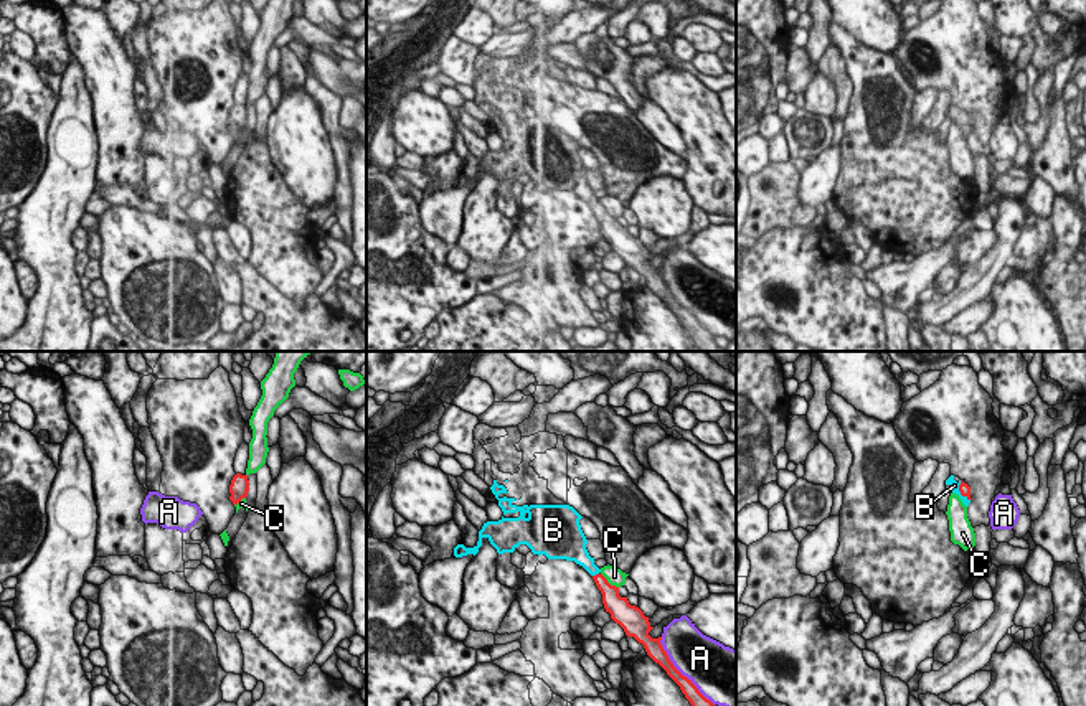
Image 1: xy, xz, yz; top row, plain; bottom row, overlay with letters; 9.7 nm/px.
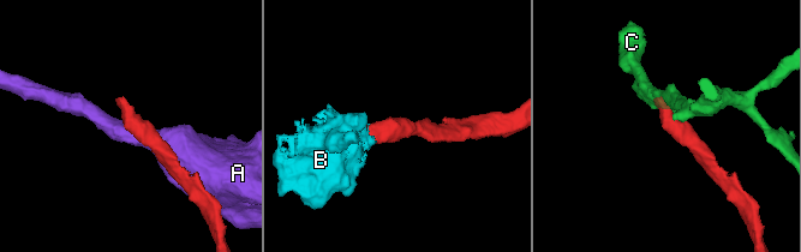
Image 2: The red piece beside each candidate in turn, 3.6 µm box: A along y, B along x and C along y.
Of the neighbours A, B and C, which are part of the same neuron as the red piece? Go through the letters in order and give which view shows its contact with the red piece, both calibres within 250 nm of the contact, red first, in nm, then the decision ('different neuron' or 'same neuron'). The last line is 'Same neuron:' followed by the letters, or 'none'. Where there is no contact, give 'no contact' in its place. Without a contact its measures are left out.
A: meets red in xz; 160 nm thick on the red side, 460 nm on the other; different neuron
B: meets red in xz; 160 nm thick on the red side, 170 nm on the other; same neuron
C: meets red in xz; 200 nm thick on the red side, 170 nm on the other; different neuron
Same neuron: B

